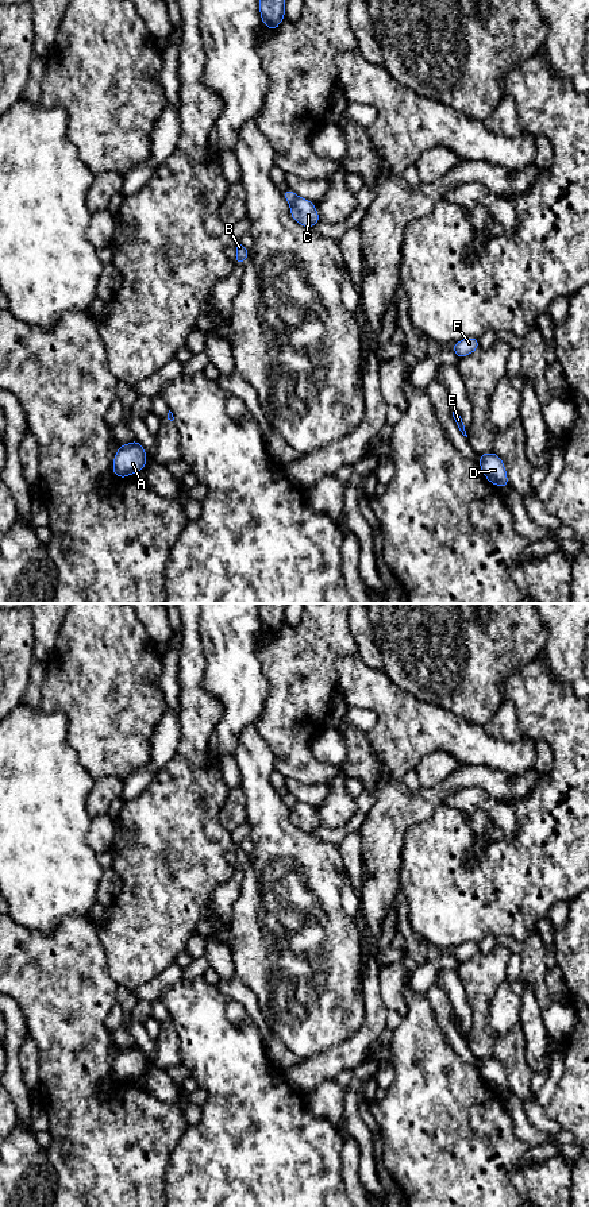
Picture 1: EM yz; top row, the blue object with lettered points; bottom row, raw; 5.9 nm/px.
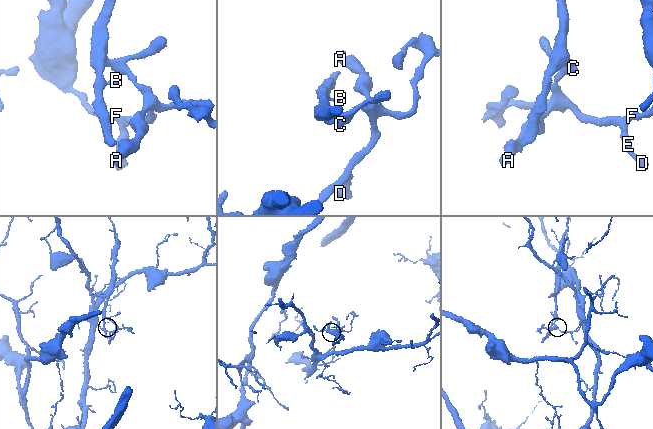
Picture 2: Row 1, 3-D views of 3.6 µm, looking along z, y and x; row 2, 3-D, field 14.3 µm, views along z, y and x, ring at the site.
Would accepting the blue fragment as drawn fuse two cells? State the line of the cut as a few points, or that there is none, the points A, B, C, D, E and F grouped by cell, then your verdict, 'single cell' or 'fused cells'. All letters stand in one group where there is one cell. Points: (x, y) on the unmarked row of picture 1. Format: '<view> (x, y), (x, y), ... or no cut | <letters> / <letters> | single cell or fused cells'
yz (297, 802), (289, 807) | A C D E F / B | fused cells

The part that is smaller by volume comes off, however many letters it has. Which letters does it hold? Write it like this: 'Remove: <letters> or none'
Remove: B

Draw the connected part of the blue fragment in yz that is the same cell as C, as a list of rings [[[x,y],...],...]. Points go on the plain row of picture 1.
[[[304,802],[294,803],[289,811],[292,823],[305,833],[312,833],[320,826],[316,810]]]

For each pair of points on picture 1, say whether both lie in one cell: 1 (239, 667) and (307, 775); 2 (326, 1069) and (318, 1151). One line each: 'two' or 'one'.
1: two
2: two

